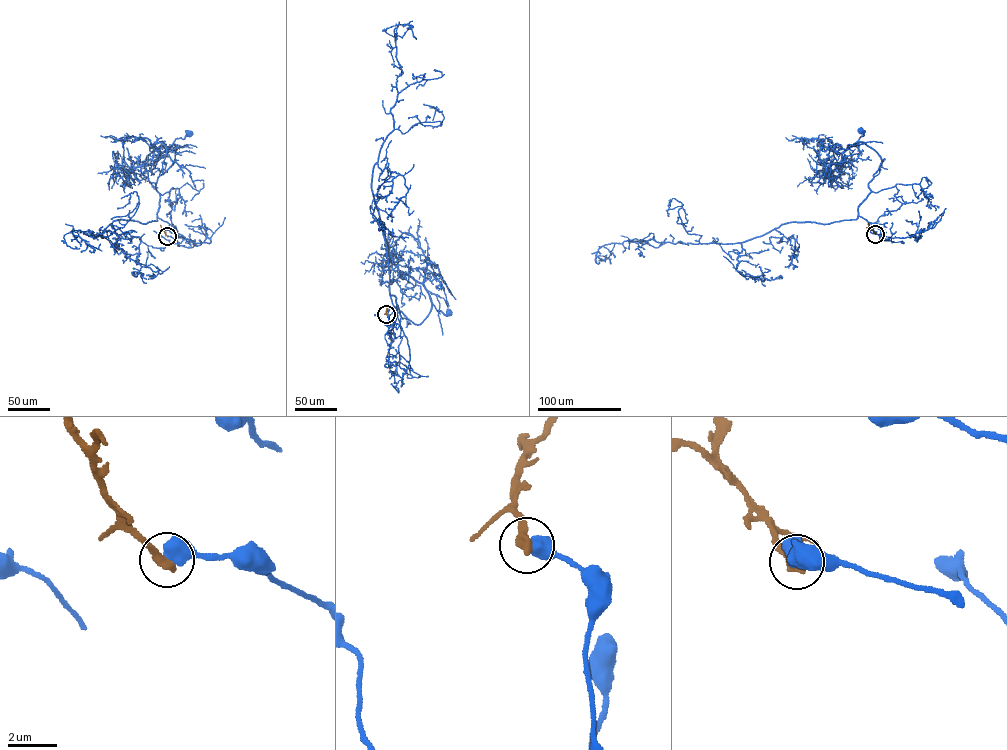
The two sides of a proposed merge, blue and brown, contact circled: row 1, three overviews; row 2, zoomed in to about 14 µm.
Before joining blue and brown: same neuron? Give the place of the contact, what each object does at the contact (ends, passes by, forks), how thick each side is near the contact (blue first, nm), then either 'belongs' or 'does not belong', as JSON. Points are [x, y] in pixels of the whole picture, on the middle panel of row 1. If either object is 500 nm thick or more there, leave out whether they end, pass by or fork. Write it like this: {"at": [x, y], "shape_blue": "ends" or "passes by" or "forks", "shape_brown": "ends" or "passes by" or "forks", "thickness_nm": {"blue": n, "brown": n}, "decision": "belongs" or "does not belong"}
{"at": [386, 314], "thickness_nm": {"blue": 650, "brown": 440}, "decision": "does not belong"}

